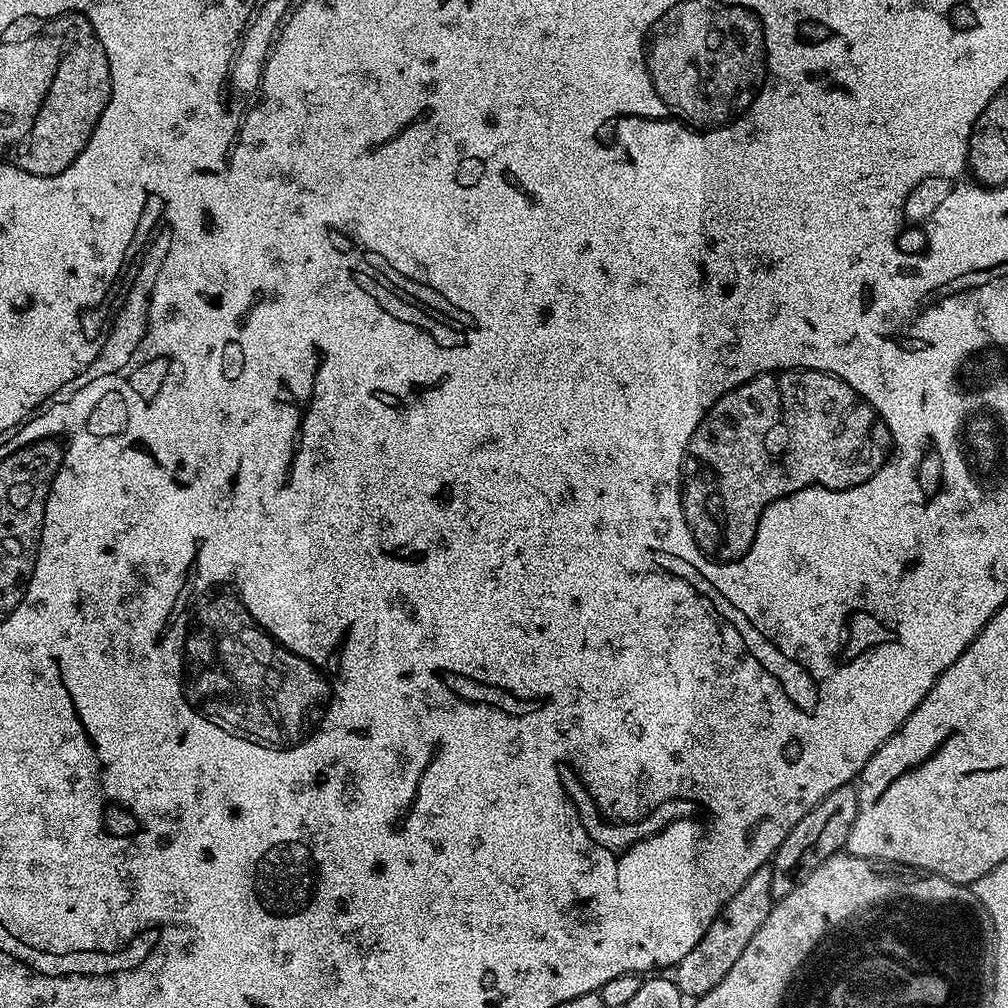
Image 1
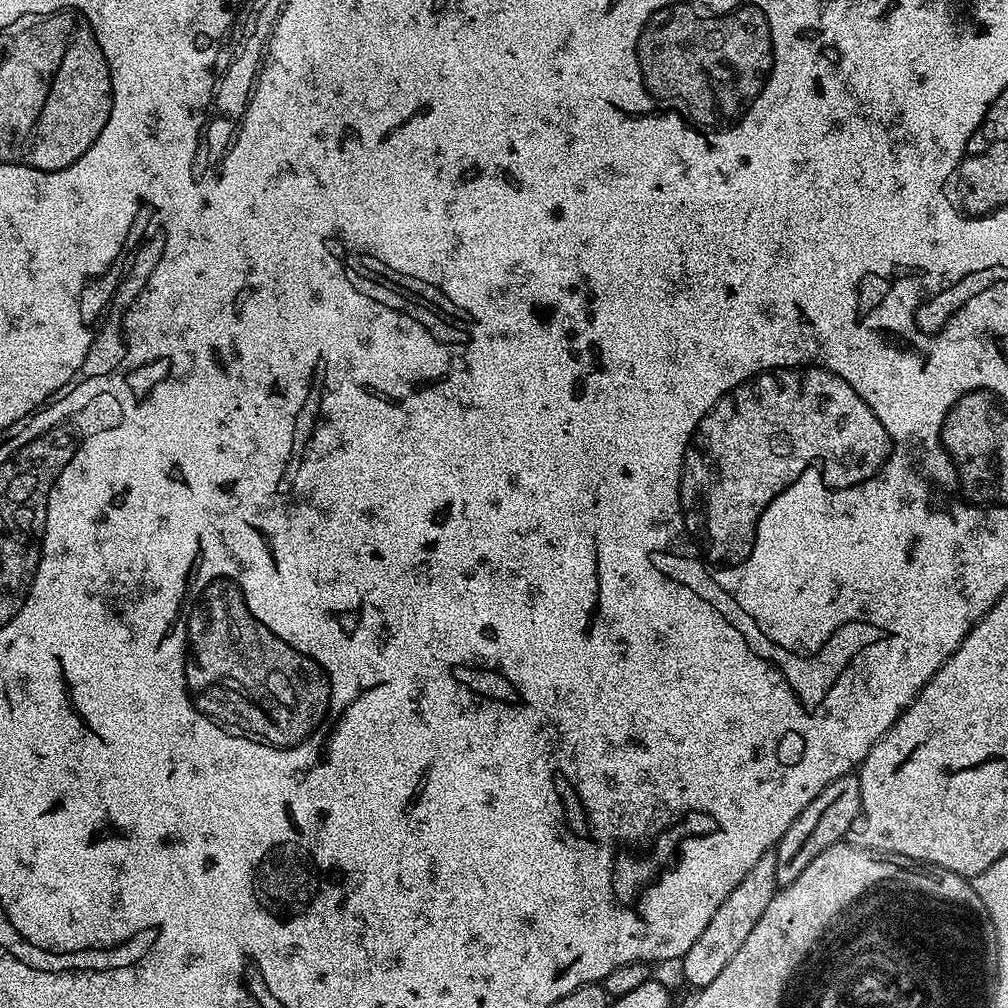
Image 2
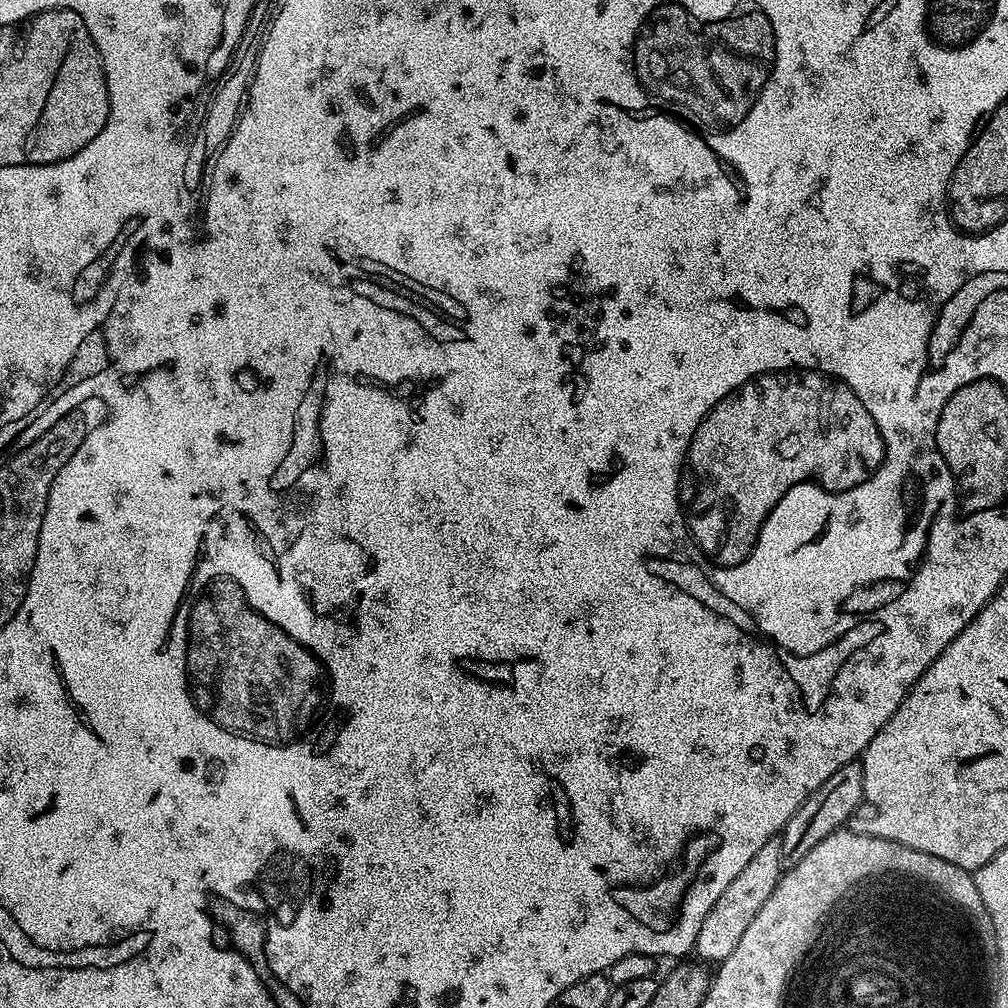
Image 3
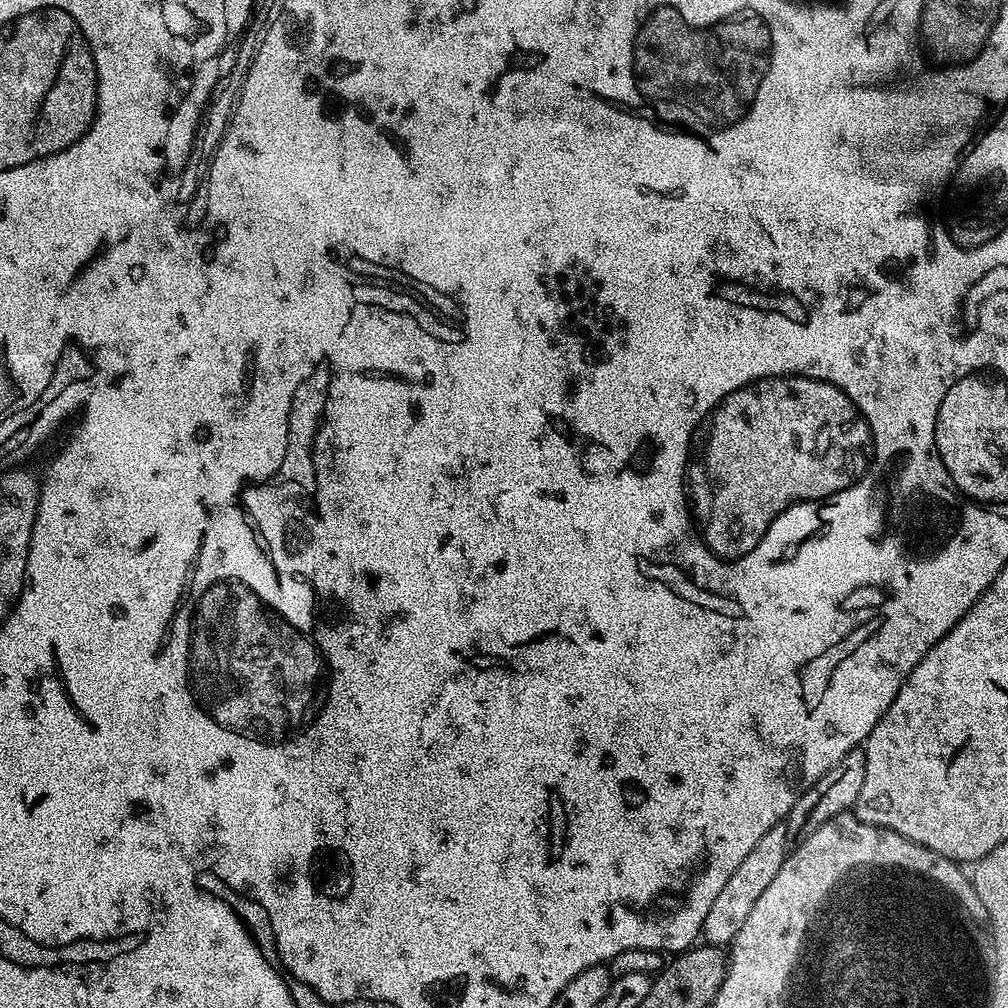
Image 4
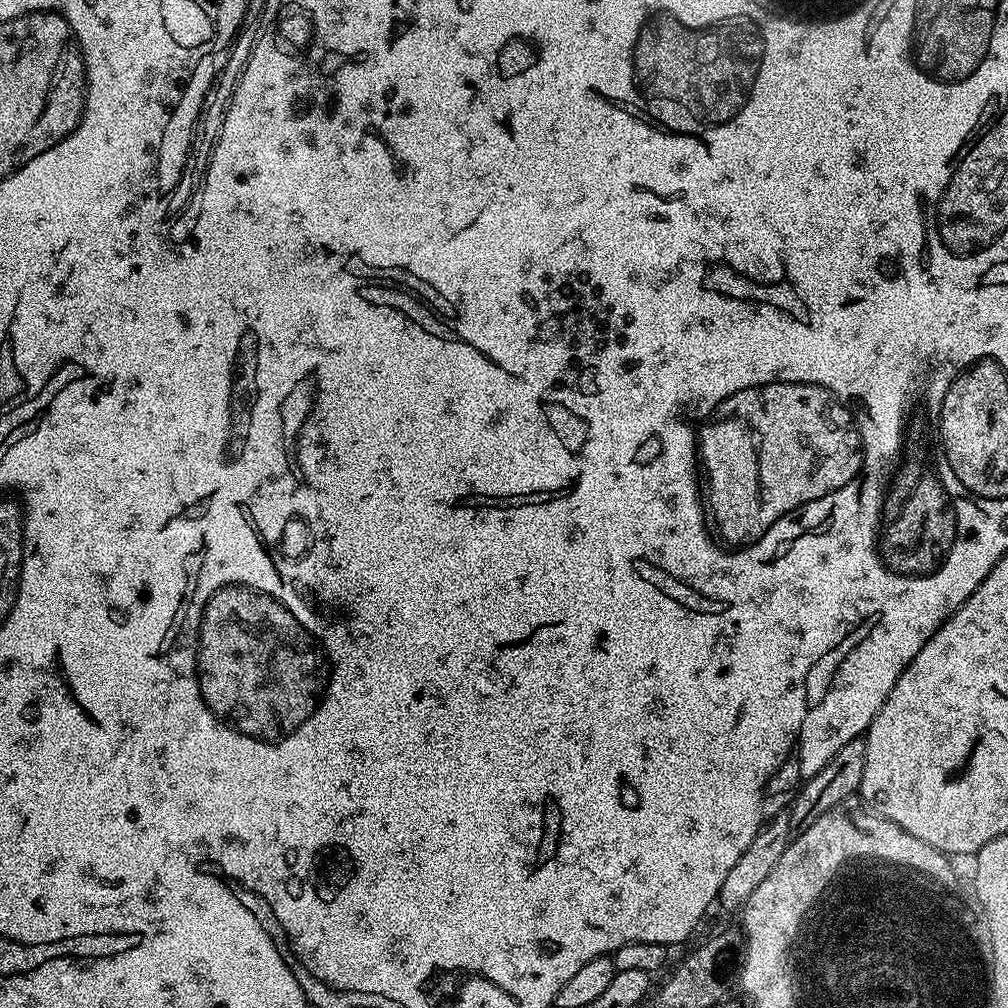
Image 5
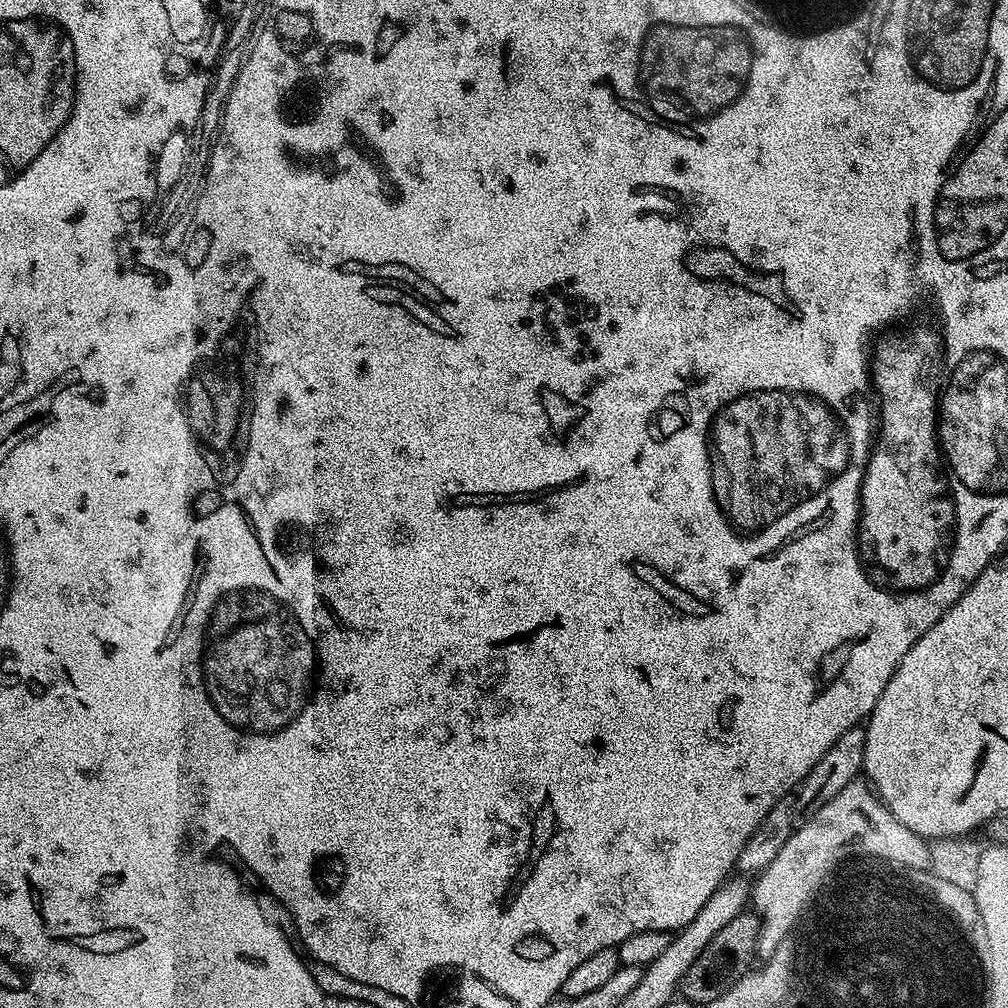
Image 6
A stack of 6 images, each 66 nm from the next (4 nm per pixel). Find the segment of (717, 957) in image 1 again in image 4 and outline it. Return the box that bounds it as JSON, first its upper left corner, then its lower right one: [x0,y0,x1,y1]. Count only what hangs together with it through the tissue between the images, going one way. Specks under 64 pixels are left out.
[702,822,789,945]

